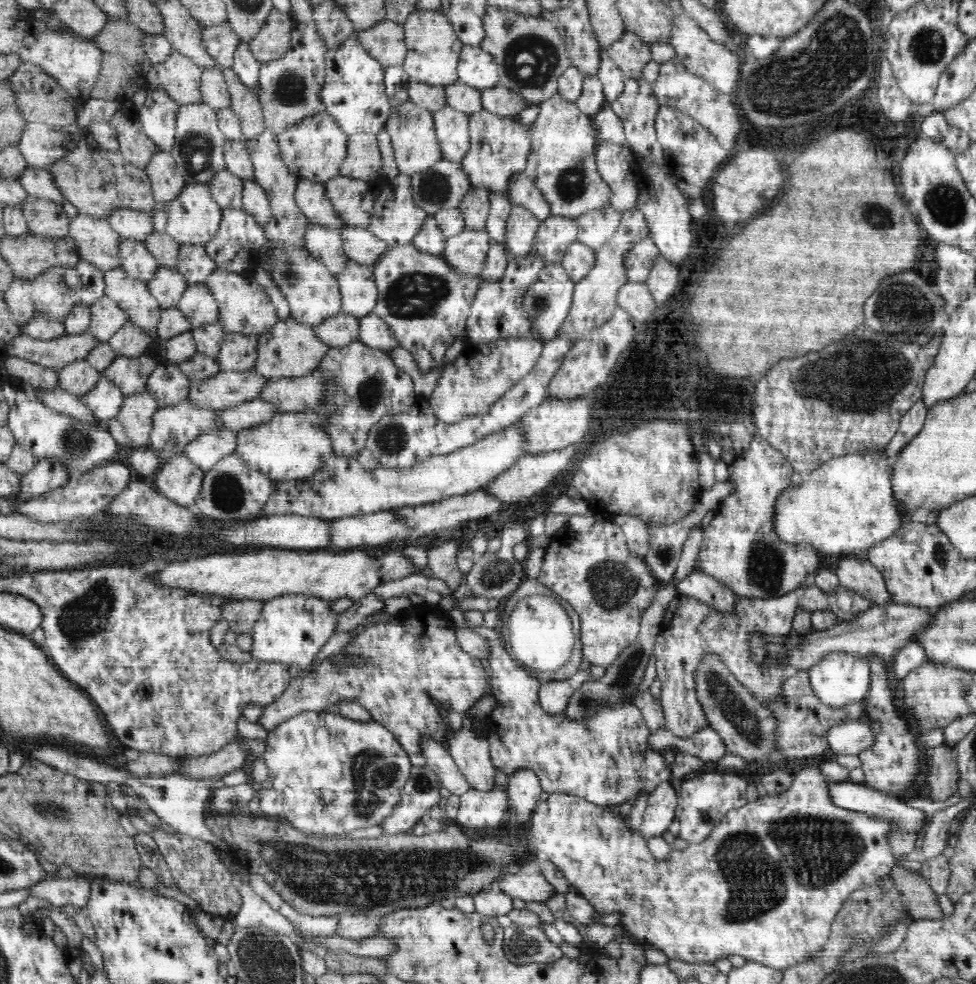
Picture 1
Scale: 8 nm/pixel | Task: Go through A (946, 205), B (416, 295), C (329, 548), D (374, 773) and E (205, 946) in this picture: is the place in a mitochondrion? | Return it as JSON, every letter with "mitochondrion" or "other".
{"A":"mitochondrion","B":"mitochondrion","C":"other","D":"mitochondrion","E":"other"}

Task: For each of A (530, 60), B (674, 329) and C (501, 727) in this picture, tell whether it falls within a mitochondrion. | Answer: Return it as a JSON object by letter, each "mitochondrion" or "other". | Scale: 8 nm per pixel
{"A":"mitochondrion","B":"other","C":"other"}

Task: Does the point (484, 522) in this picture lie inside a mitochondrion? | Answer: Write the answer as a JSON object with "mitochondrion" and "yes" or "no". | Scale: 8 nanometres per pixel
{"mitochondrion":"no"}

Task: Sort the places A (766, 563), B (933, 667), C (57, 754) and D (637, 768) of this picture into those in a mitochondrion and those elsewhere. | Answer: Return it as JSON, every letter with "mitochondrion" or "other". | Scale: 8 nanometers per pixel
{"A":"mitochondrion","B":"other","C":"other","D":"other"}

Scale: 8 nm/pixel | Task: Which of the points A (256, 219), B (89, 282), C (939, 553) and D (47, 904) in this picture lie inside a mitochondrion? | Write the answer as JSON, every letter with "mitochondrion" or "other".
{"A":"other","B":"other","C":"mitochondrion","D":"other"}

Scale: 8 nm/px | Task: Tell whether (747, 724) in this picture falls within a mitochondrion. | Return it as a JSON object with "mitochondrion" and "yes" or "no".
{"mitochondrion":"yes"}

